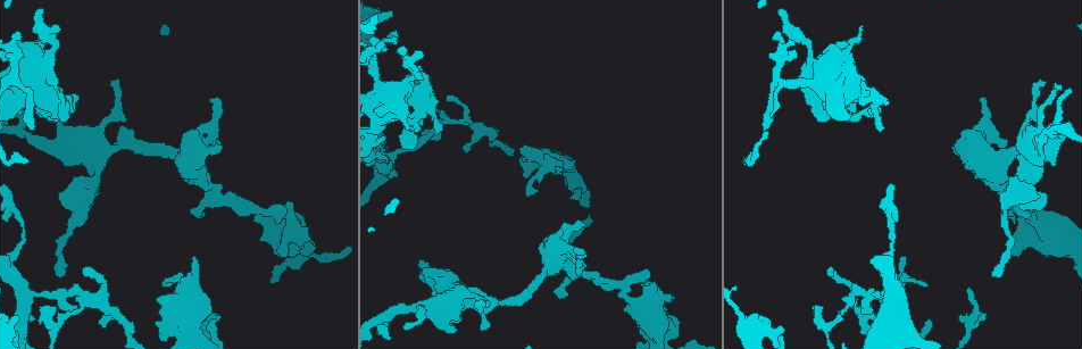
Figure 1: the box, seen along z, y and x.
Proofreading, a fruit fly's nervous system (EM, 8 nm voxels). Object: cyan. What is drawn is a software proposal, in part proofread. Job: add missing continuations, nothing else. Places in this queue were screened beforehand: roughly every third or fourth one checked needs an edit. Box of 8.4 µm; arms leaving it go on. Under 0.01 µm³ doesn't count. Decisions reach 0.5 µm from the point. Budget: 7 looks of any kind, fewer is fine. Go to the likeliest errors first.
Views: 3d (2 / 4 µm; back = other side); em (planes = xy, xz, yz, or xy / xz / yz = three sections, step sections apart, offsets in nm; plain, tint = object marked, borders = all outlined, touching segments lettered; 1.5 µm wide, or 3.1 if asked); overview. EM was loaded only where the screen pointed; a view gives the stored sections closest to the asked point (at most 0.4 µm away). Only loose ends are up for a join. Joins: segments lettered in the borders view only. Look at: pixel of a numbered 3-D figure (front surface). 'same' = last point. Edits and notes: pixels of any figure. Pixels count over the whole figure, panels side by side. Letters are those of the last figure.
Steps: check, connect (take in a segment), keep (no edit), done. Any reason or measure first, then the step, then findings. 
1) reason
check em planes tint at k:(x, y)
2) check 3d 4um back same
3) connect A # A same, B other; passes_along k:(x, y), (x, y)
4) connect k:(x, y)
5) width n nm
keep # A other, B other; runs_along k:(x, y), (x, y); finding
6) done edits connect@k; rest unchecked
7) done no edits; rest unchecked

free end
check 3d 2um at 1:(194, 258)

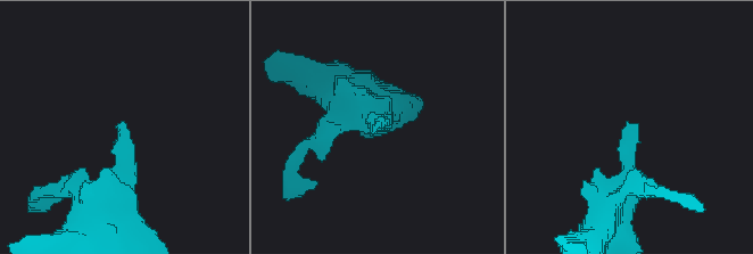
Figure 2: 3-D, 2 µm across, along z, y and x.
now the EM
check em planes tint at 2:(376, 131)

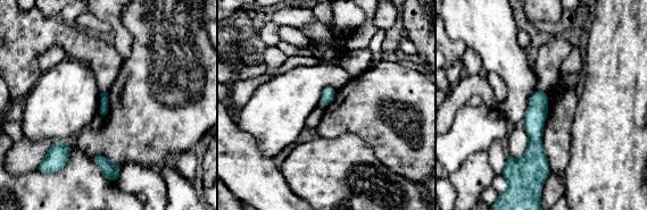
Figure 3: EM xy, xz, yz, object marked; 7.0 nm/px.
check em planes borders same

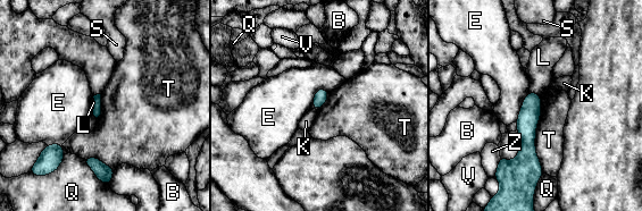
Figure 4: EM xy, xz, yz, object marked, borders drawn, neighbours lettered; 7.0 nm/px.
keep # B other, E other, K other, L other, Q other, S other, T other, V other, Z other; border 4:(528, 91), (536, 92), (540, 95); none of them fits

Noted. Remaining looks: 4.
free end
check 3d 4um at 1:(1015, 256)

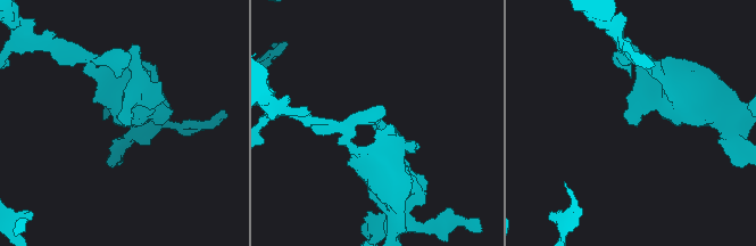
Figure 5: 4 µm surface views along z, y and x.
now the EM
check em planes borders at 5:(632, 124)

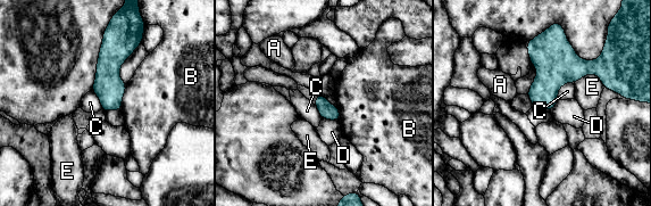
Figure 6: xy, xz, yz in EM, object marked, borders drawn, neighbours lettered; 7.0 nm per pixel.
width 110 nm
keep # A other, B other, C other, D other, E other; border 6:(574, 82), (565, 82), (557, 99); no lettered segment goes on from it

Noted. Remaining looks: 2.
branch stops here
check 3d 4um at 1:(583, 223)

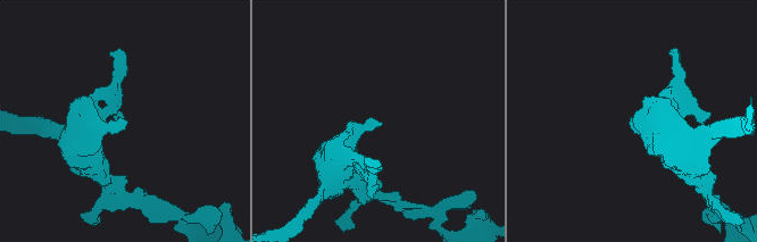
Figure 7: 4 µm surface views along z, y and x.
shape alone is not enough
check em planes borders at 7:(123, 121)

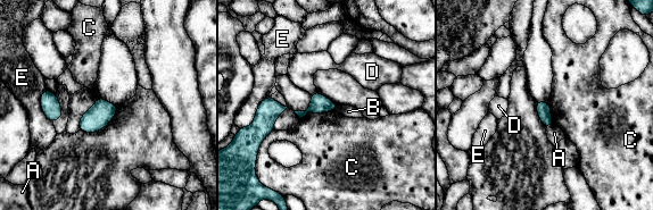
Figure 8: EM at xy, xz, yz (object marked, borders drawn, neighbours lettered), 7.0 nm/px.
keep # A other, B other, C other, D other, E other; no lettered segment goes on from it

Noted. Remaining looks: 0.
done no edits; rest unchecked

